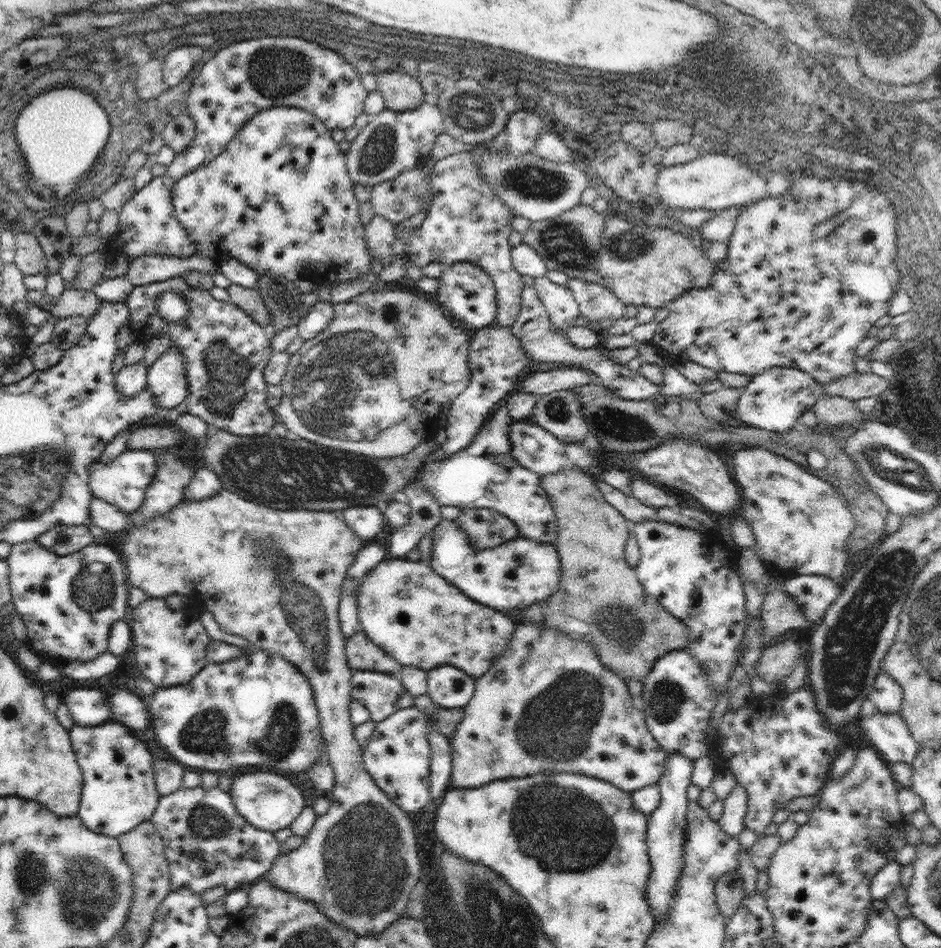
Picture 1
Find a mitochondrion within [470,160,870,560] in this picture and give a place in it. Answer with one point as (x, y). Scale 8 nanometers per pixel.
(537, 182)

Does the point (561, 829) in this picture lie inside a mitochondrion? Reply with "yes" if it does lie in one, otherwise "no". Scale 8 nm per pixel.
yes

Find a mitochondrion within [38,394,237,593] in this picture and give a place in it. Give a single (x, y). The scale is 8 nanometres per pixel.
(62, 538)

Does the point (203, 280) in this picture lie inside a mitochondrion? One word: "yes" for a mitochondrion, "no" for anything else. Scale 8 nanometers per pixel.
no

